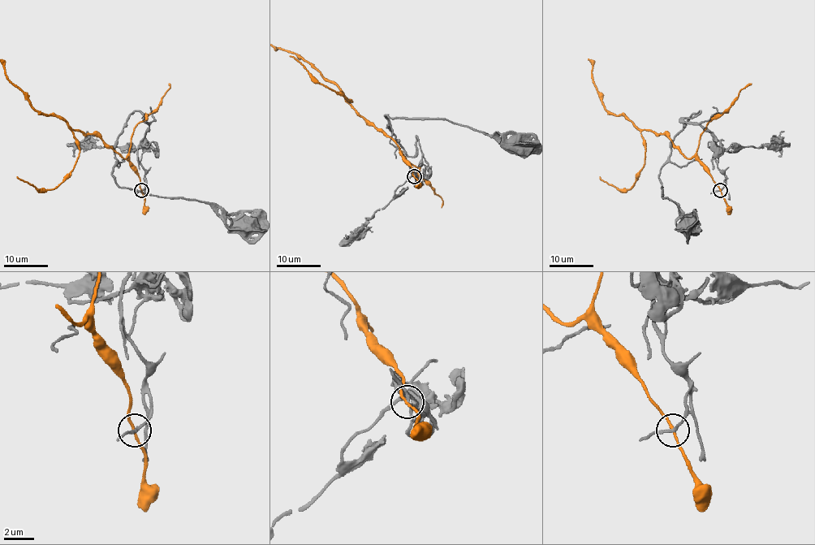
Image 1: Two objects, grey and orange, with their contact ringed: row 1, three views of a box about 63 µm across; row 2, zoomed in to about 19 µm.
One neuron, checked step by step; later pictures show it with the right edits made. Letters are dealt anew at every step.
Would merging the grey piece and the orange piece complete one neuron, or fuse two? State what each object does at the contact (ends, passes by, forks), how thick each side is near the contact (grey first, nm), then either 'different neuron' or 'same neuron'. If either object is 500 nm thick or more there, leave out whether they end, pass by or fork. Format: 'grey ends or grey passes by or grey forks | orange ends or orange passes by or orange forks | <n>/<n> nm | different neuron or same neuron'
grey passes by | orange passes by | 160/150 nm | different neuron

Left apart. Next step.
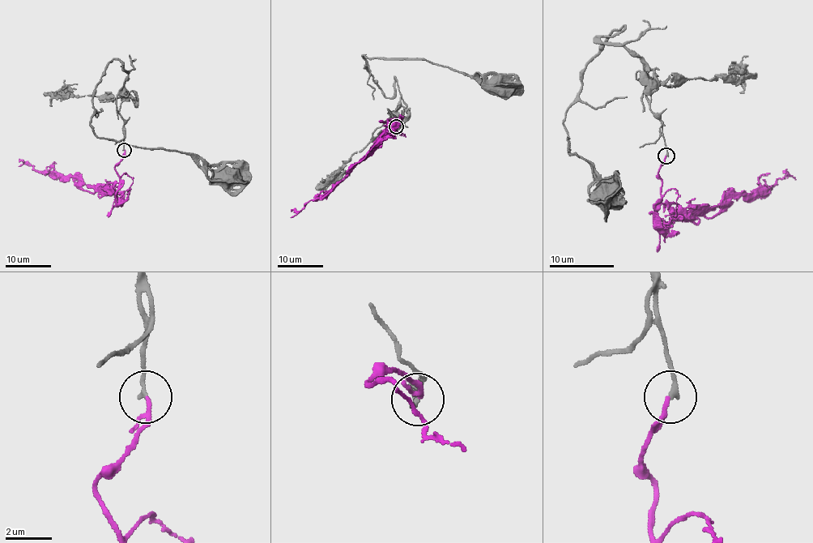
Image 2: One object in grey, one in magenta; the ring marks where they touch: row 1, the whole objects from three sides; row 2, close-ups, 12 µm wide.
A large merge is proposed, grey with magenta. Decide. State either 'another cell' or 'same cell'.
same cell

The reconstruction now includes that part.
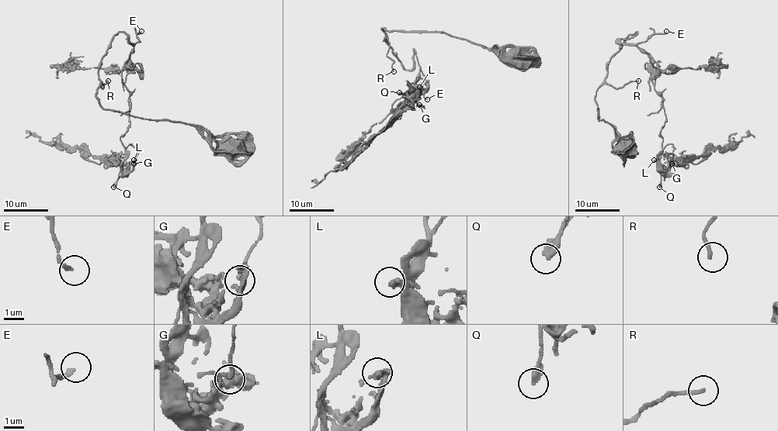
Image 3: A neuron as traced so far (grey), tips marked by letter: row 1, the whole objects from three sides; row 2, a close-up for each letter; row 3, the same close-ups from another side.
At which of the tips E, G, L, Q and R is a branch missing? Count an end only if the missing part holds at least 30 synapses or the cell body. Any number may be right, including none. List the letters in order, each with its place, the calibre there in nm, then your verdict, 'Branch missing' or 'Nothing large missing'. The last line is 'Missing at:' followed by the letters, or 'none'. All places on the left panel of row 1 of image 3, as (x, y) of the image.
E: Place: (141, 31). Thickness 160 nm. Branch missing
G: Place: (133, 163). Thickness 130 nm. Nothing large missing
L: Place: (133, 160). Thickness 300 nm. Nothing large missing
Q: Place: (113, 187). Thickness 360 nm. Nothing large missing
R: Place: (108, 81). Thickness 170 nm. Branch missing
Missing at: E, R

